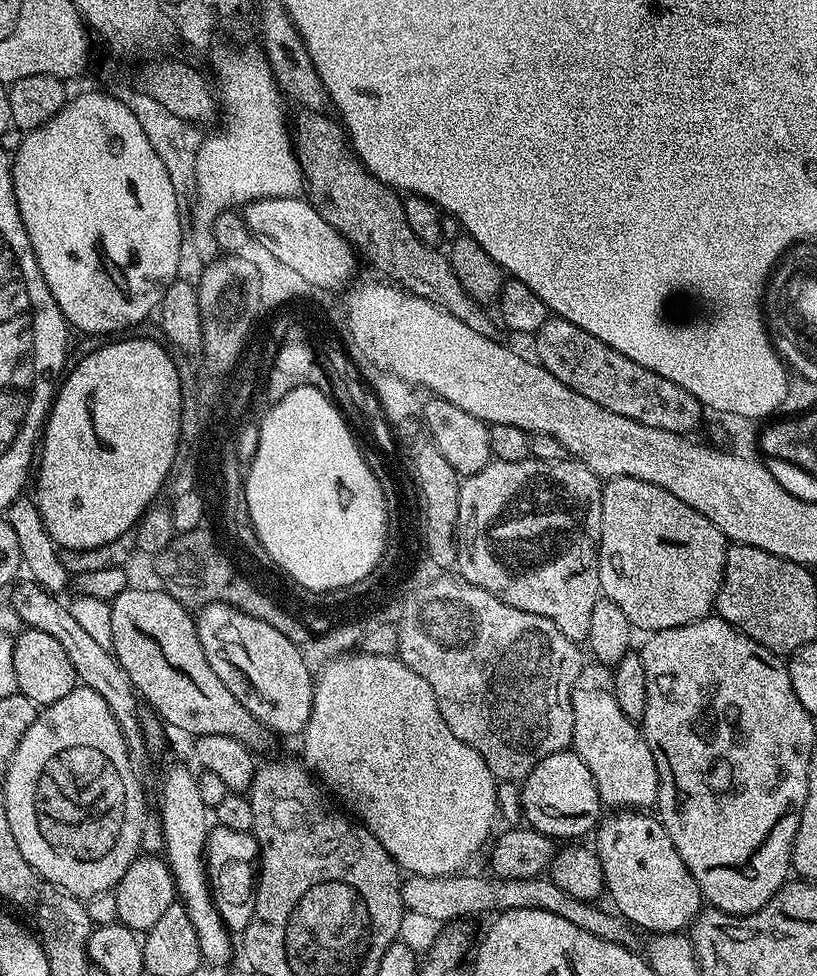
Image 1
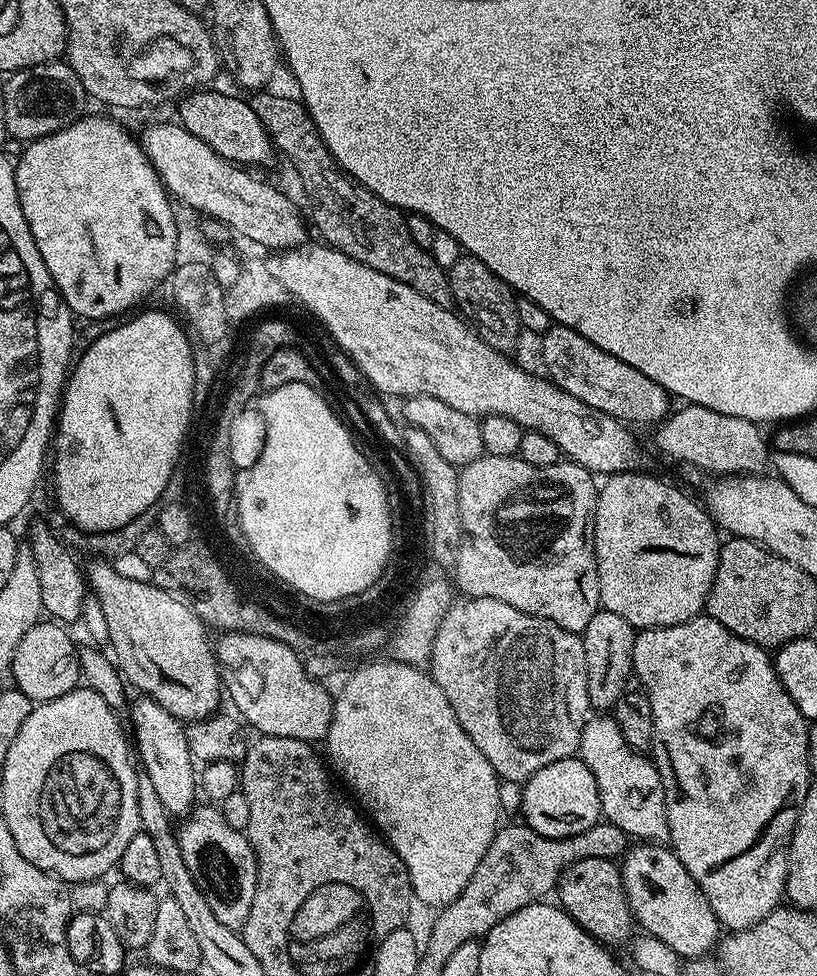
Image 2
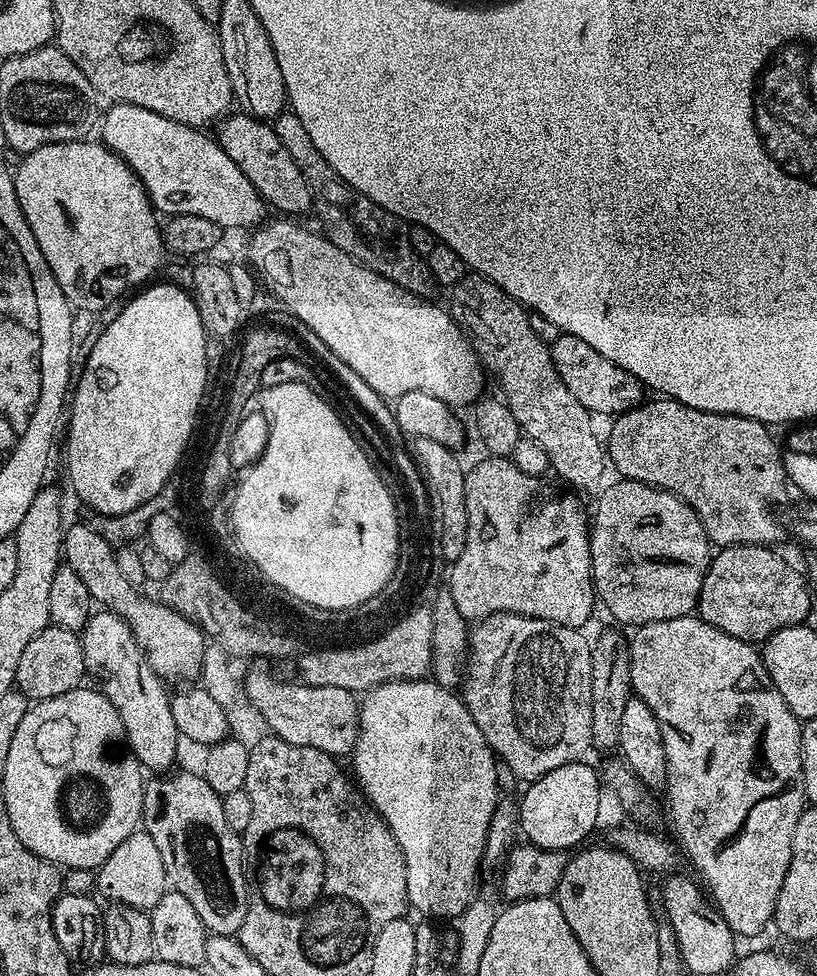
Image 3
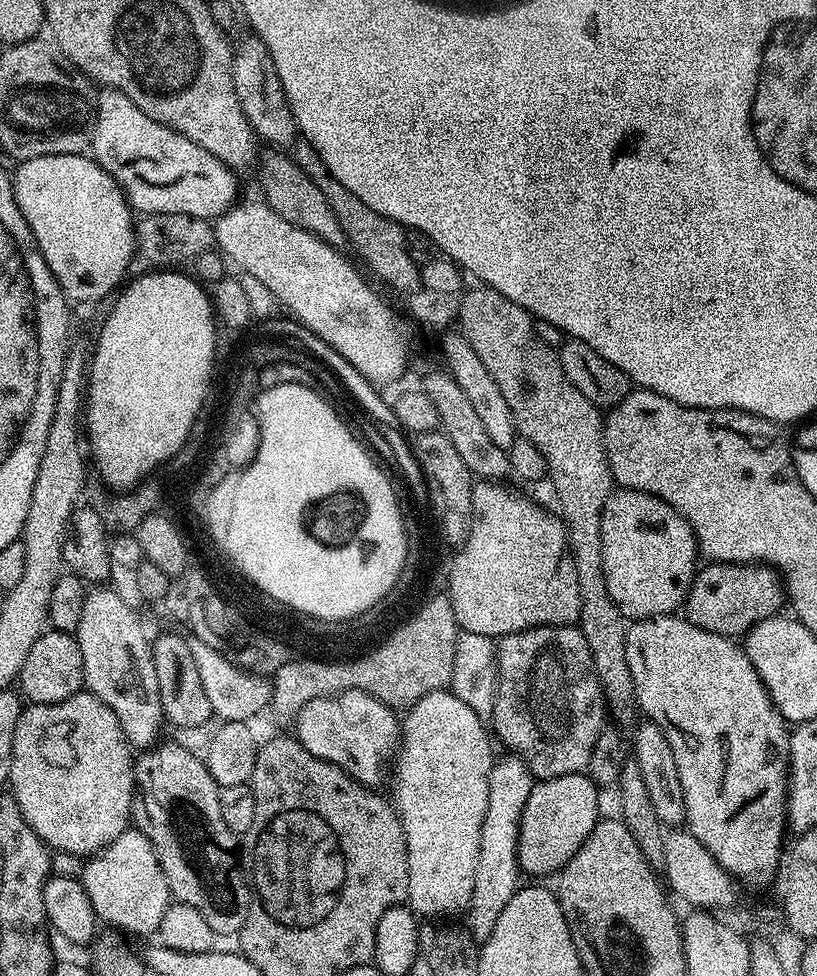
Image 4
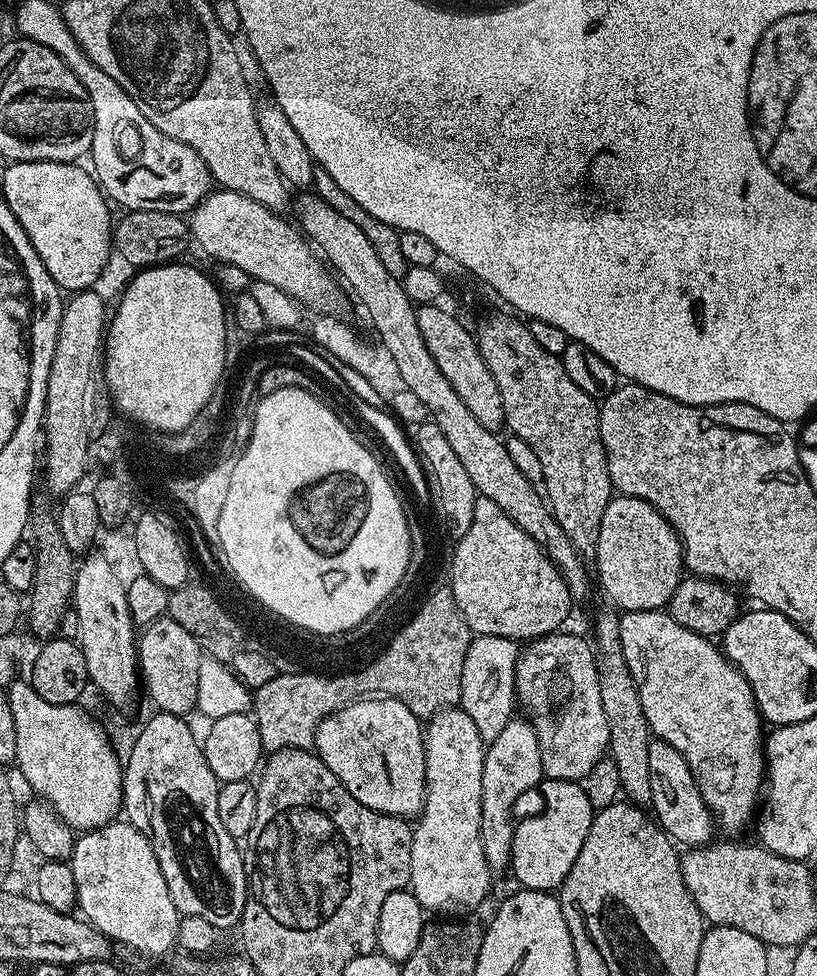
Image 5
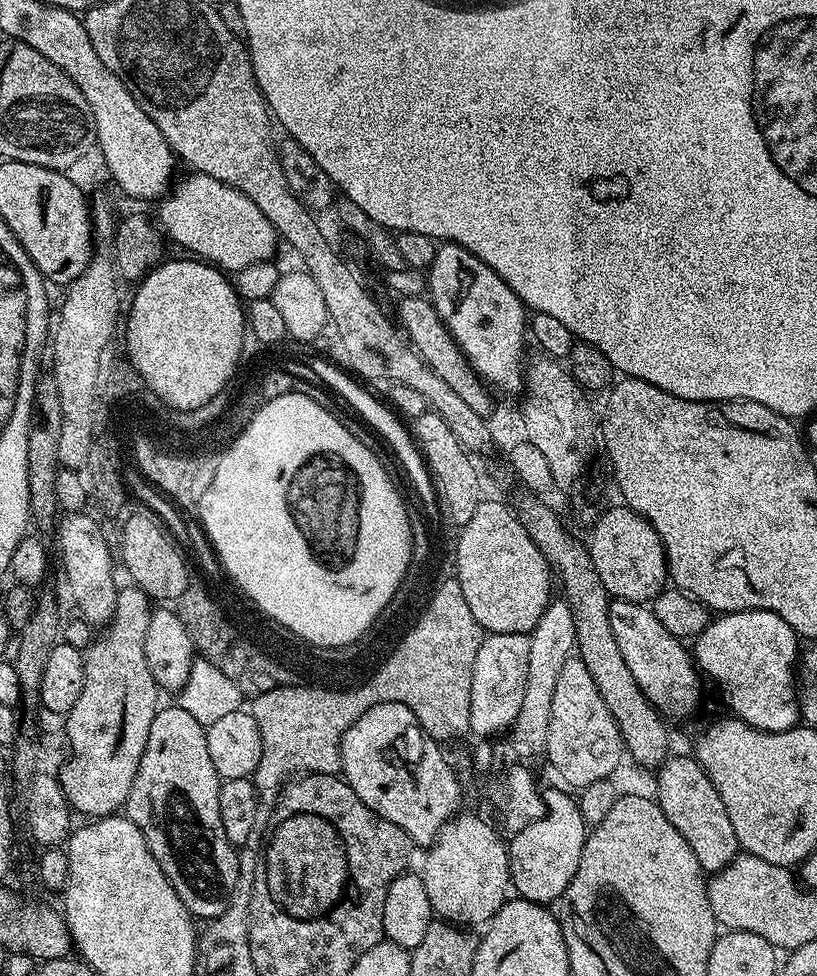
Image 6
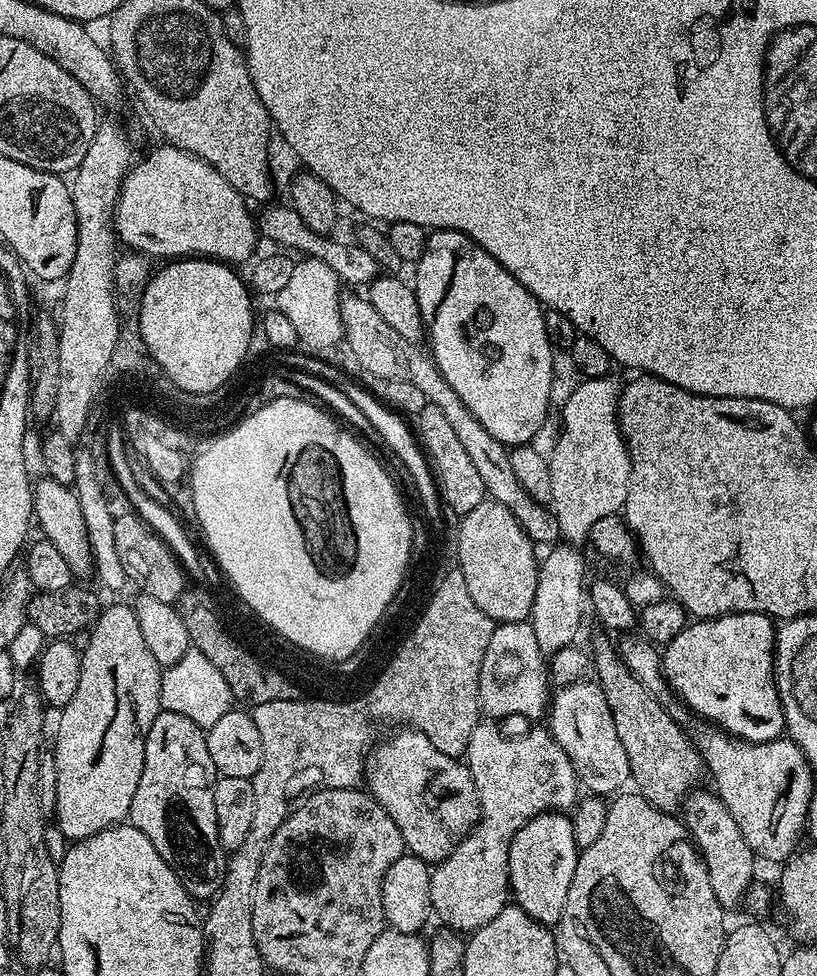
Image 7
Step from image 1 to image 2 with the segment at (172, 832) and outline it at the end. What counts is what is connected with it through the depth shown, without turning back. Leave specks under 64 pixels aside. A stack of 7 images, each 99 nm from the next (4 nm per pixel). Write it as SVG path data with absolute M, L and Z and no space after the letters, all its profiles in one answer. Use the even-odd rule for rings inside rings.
M141 695L138 699L140 700L133 699L130 704L130 736L142 765L142 772L150 776L154 791L168 815L183 818L192 811L197 803L196 796L198 797L198 772L195 767L192 769L194 758L190 754L190 746L186 746L185 725L176 720L174 714L162 710L162 706L158 706L158 702L154 702L149 696Z

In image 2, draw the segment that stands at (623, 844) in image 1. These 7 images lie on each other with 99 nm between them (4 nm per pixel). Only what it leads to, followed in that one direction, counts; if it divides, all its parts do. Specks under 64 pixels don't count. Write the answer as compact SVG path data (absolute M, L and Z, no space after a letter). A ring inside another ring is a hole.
M633 843L622 857L620 873L635 923L639 927L641 924L647 935L666 942L681 958L707 957L717 947L722 925L714 910L710 910L706 894L702 894L671 847L663 843Z

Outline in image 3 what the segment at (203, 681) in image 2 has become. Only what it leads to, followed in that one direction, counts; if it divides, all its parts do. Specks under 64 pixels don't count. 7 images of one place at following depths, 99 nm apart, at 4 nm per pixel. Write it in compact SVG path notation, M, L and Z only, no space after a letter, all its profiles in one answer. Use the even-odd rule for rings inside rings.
M85 522L85 524L72 524L63 529L62 532L62 560L67 567L70 567L74 570L74 574L78 574L78 578L82 578L82 582L86 582L86 590L90 590L90 594L92 595L93 601L97 605L103 606L107 611L113 612L114 614L118 614L123 620L130 626L130 630L134 634L134 638L138 642L138 646L141 650L144 651L145 658L150 662L150 666L160 675L161 680L165 682L171 682L171 680L188 680L184 682L192 682L197 679L201 675L201 668L203 666L203 654L204 649L206 647L206 637L203 632L200 631L198 625L196 625L193 620L187 620L182 613L175 612L173 608L167 608L166 605L163 604L159 599L153 598L151 600L148 596L143 596L142 591L137 590L132 583L130 583L127 578L125 578L122 574L122 571L116 565L116 553L117 549L112 546L110 542L106 540L102 536L102 534L95 531L92 528L91 523Z

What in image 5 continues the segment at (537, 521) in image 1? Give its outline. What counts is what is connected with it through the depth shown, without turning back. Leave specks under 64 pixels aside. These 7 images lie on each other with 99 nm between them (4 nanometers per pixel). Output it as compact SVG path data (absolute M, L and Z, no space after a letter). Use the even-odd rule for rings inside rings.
M483 498L477 499L474 506L474 522L470 522L470 530L466 530L466 534L462 534L461 540L457 542L451 566L450 585L458 610L469 622L469 629L477 636L497 636L498 638L510 638L517 642L531 642L539 636L549 636L551 632L561 631L565 627L564 619L567 618L568 611L574 607L572 595L570 590L566 590L566 582L562 574L553 564L552 559L538 546L538 542L534 542L534 538L530 538L530 534L523 532L505 512L498 510L494 502Z

